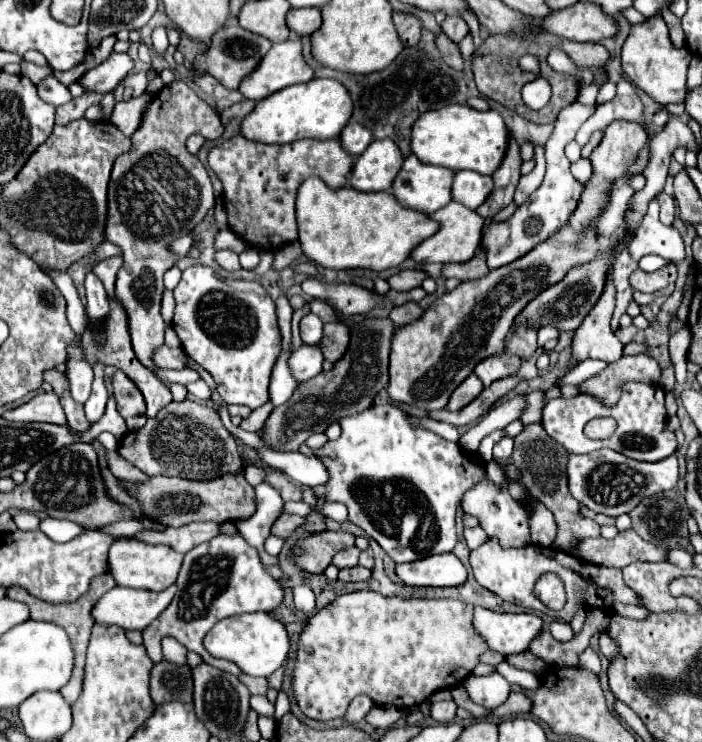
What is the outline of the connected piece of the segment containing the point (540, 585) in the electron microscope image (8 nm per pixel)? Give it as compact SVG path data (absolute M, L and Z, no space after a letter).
M543 574L535 584L535 596L551 610L559 610L565 606L565 590L563 582L555 574Z

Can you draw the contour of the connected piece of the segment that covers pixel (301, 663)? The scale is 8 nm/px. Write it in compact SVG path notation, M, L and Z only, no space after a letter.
M359 590L359 592L351 592L351 594L341 594L337 600L333 600L331 604L327 604L323 610L319 610L307 624L307 628L301 634L301 644L299 644L299 652L297 652L297 668L293 674L293 688L295 688L295 698L303 710L305 716L309 718L317 718L317 720L329 720L329 718L337 718L343 716L349 702L359 696L359 694L367 694L371 700L375 700L377 704L393 704L397 708L409 708L409 706L417 706L421 702L425 702L433 692L443 690L443 688L455 688L459 686L467 676L471 676L473 668L479 664L479 656L487 650L487 642L475 632L473 626L473 606L459 602L459 600L419 600L419 598L385 598L377 592L371 590Z

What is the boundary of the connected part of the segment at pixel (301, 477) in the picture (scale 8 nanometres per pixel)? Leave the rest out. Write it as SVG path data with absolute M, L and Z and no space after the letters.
M185 354L185 368L195 370L195 372L198 372L202 376L212 391L212 401L220 405L219 415L221 416L221 420L225 428L227 428L231 434L238 437L246 445L255 448L255 450L259 452L259 456L261 456L261 460L263 460L265 464L269 464L269 466L273 466L273 468L279 468L281 472L285 472L289 478L297 480L297 482L299 482L299 484L303 484L303 486L319 486L319 484L327 484L329 474L327 474L325 464L323 464L319 458L315 458L315 456L307 456L307 454L303 454L303 452L299 452L299 450L295 450L295 452L276 452L275 450L272 450L266 446L256 433L244 431L240 428L240 426L233 425L229 416L230 414L227 410L227 403L223 401L219 394L217 394L217 391L215 390L215 381L213 380L212 376L206 370L204 370L204 368L201 368L199 364L195 364L195 360L191 360L187 354Z

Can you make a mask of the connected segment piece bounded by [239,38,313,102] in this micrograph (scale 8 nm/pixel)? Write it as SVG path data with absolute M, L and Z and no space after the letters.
M285 40L273 44L263 62L241 82L239 92L249 100L263 100L273 92L279 92L287 86L309 82L313 70L303 58L301 40Z

